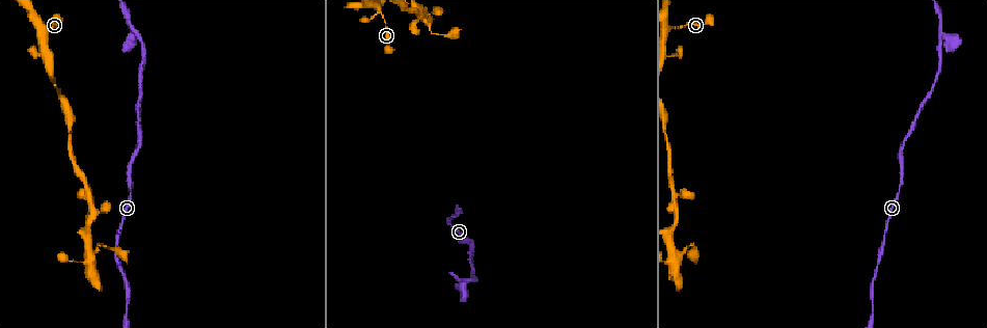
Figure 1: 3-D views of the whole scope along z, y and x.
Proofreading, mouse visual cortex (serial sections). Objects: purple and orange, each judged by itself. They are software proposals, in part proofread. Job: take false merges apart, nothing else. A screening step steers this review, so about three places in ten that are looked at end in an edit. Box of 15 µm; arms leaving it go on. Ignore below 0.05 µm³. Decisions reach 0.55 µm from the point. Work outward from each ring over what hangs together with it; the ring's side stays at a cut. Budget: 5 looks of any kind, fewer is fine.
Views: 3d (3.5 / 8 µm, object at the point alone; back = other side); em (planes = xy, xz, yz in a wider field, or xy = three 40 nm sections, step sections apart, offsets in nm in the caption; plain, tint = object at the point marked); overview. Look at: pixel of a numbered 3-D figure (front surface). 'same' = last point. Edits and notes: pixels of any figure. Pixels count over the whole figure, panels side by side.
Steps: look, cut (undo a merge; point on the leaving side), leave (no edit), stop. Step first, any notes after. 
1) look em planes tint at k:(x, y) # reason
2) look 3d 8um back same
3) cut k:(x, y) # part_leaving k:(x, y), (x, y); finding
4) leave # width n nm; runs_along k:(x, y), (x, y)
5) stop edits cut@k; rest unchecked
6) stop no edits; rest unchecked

look 3d 3.5um at 1:(673, 55) # calibre changes

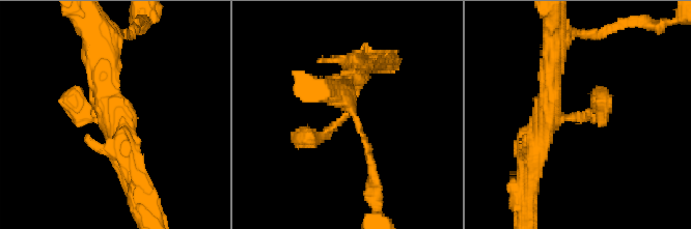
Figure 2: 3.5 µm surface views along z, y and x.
look em xy step 1 tint at 2:(345, 116) # now the EM

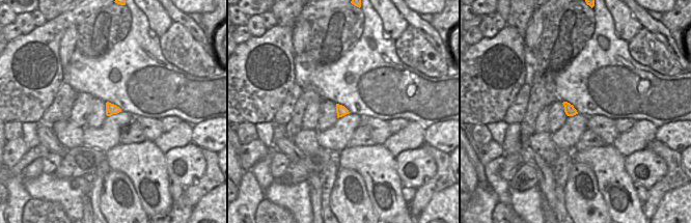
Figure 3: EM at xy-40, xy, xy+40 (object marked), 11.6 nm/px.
leave # runs_along 2:(336, 85), (352, 109), (310, 136); continuous, no second cell

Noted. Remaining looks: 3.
look 3d 3.5um at 1:(98, 210) # abrupt turn

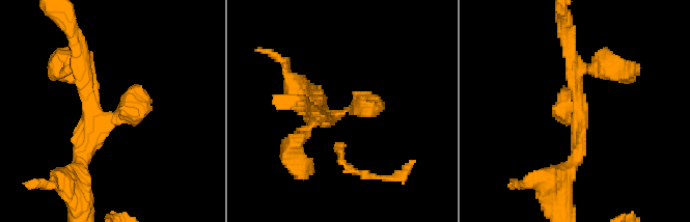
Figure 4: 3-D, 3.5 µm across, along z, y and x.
look em xy step 5 tint at 4:(117, 118) # need the tissue

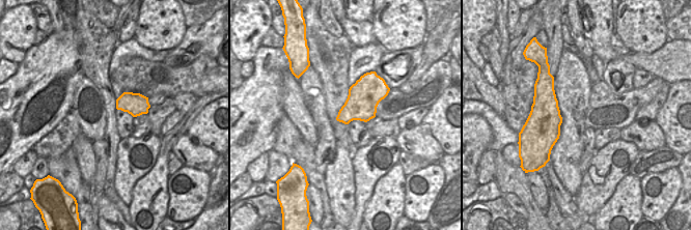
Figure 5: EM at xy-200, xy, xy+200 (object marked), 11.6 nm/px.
leave # width 360 nm; runs_along 4:(318, 113), (371, 113); one cell here

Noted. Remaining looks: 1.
stop no edits; rest unchecked

